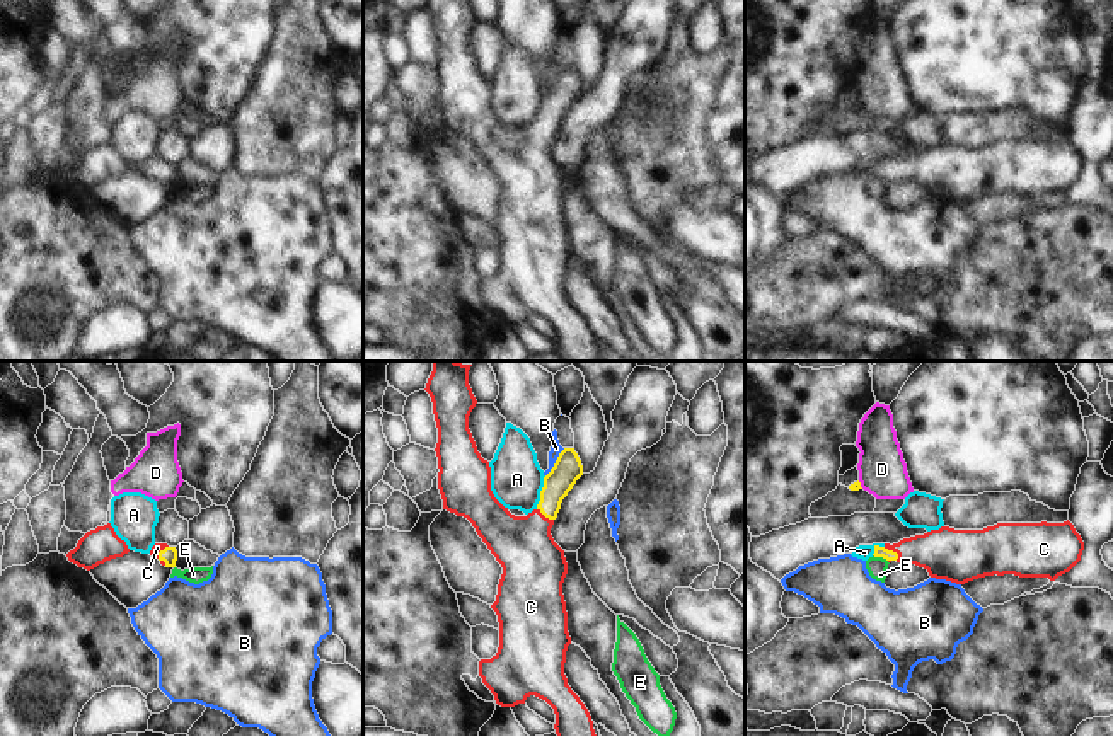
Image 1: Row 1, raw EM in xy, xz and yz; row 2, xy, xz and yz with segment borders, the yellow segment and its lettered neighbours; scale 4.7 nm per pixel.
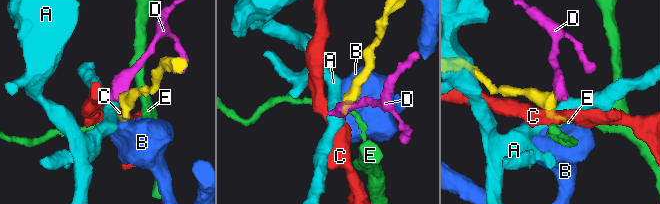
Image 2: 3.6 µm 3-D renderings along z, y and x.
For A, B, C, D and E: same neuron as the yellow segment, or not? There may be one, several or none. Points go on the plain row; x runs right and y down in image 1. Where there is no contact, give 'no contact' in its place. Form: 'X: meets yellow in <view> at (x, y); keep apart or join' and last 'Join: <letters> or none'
A: meets yellow in xz at (541, 111); keep apart
B: meets yellow in xz at (556, 80); keep apart
C: meets yellow in yz at (892, 169); join
D: meets yellow in yz at (859, 103); keep apart
E: meets yellow in yz at (880, 174); keep apart
Join: C

